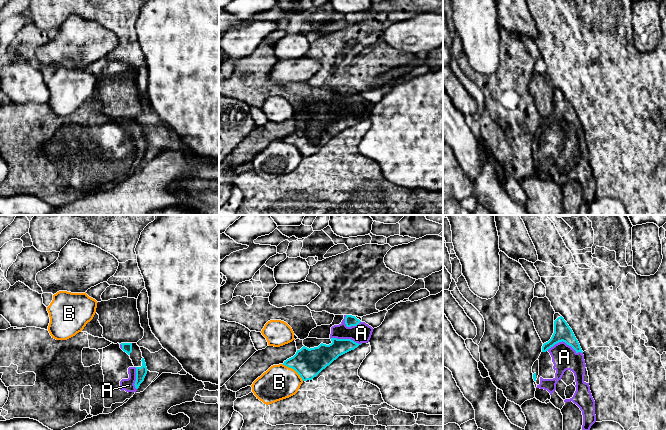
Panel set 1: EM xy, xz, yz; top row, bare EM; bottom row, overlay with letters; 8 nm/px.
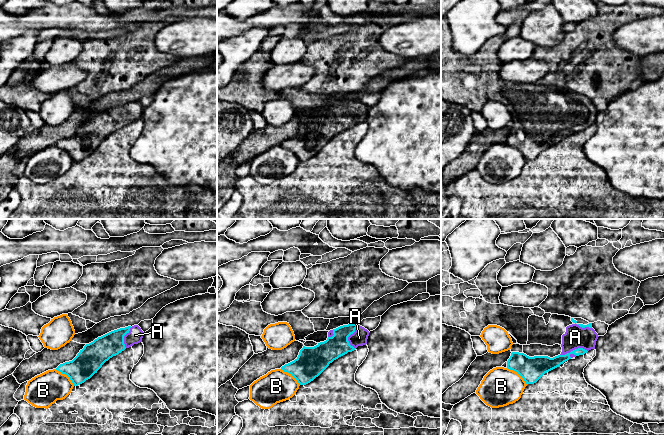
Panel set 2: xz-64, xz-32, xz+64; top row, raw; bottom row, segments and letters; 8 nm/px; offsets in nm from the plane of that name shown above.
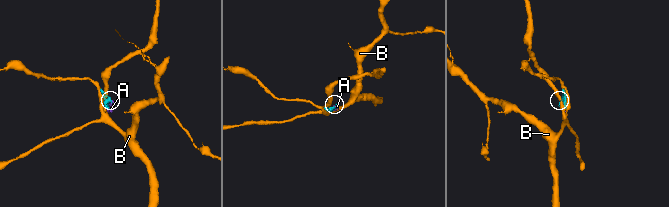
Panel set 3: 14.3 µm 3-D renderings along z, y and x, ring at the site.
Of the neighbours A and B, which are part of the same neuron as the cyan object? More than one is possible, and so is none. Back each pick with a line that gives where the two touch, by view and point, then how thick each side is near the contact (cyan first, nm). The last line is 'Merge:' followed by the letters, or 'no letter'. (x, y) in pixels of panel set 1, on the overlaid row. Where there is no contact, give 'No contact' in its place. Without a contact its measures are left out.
A: Touches cyan at yz (565, 342). Thickness 140 nm (cyan) against 200 nm
Merge: A

